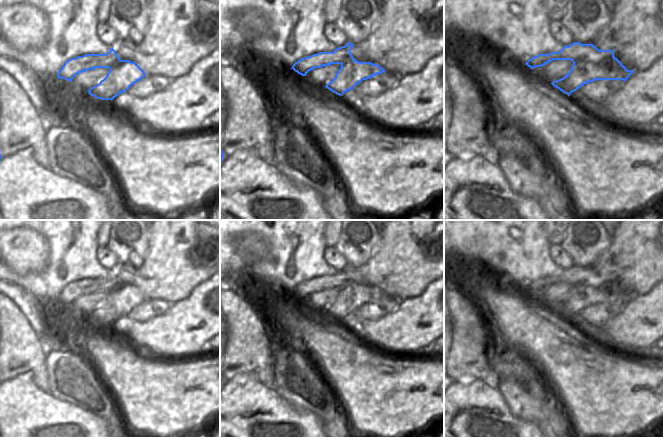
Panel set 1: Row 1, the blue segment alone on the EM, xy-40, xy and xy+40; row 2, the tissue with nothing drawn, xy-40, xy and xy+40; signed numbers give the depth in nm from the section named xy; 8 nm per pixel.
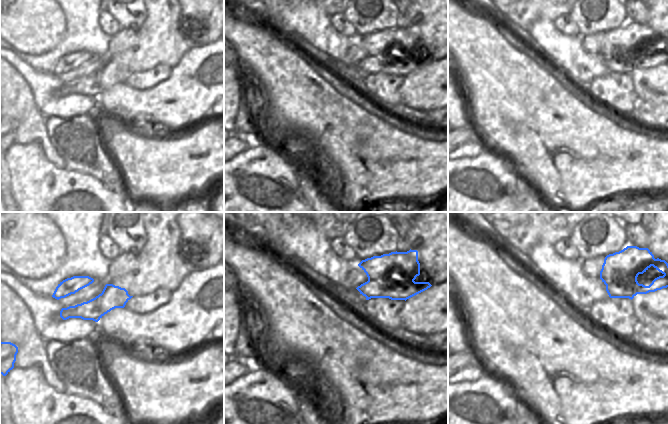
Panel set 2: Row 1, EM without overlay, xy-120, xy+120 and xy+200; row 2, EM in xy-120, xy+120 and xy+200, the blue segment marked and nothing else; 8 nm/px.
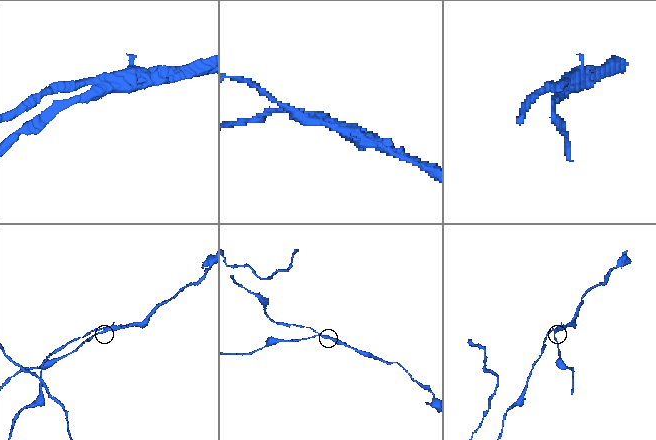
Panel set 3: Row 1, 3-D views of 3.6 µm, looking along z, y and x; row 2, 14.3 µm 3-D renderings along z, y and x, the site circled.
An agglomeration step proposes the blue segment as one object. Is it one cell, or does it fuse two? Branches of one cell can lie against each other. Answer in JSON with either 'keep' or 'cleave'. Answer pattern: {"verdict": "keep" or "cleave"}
{"verdict": "cleave"}

